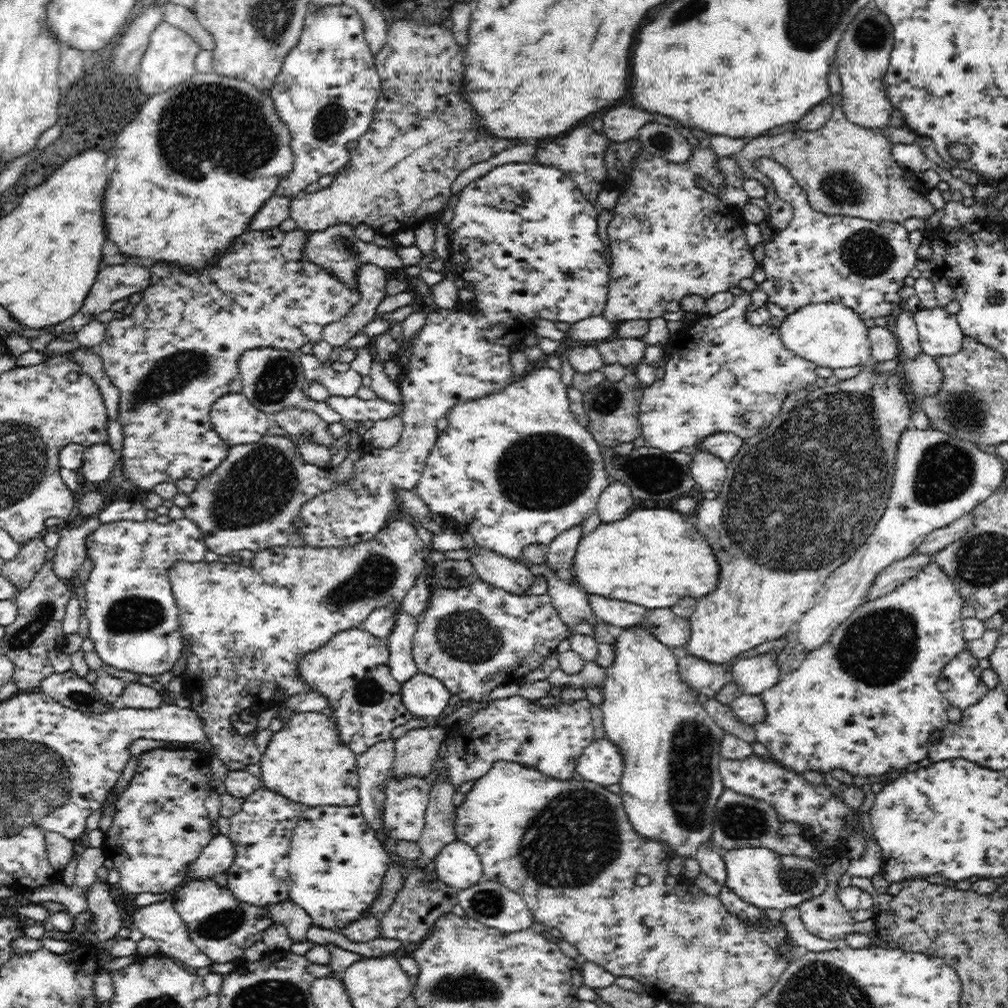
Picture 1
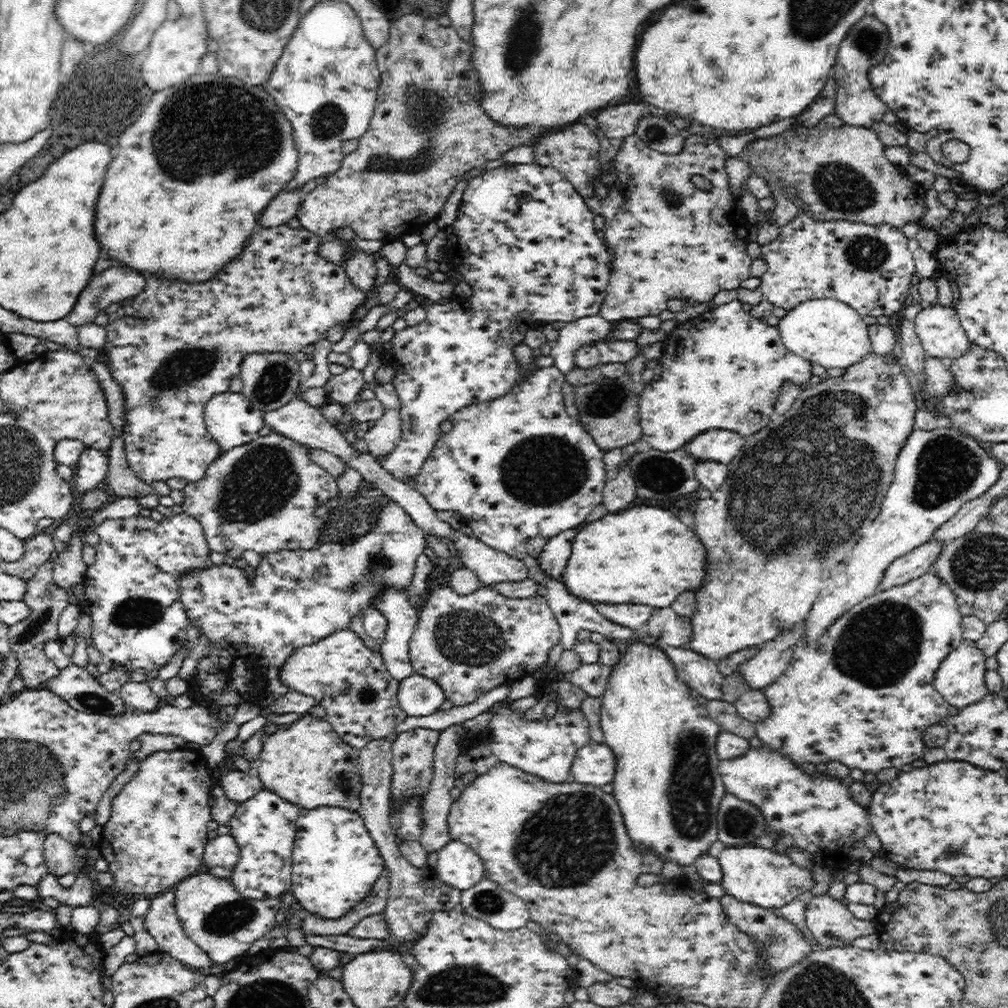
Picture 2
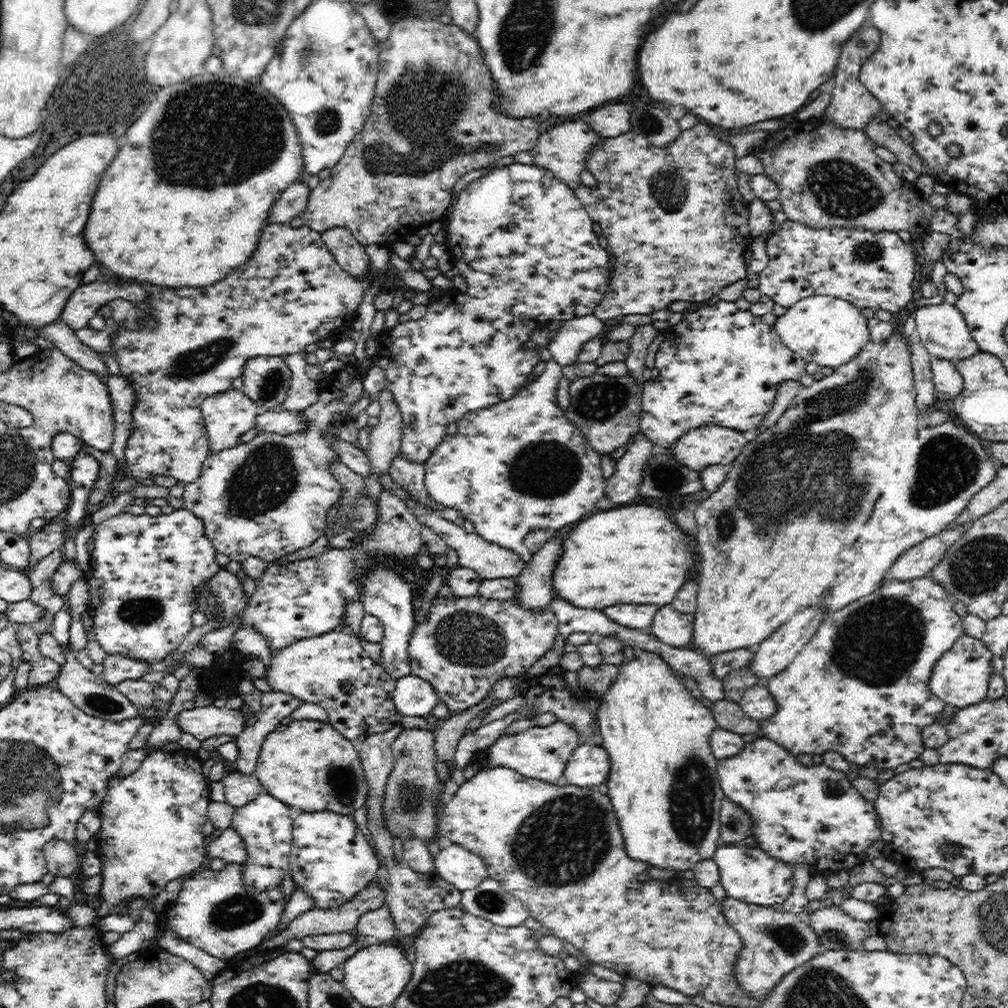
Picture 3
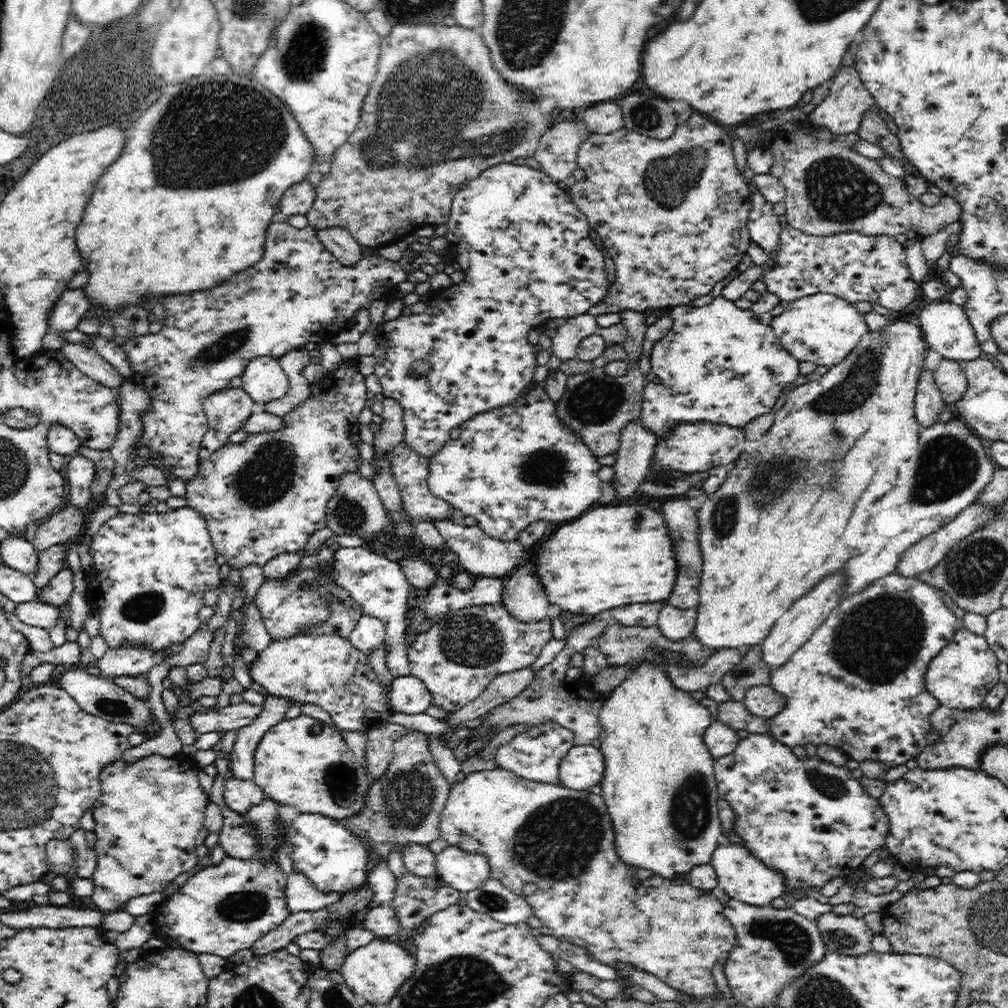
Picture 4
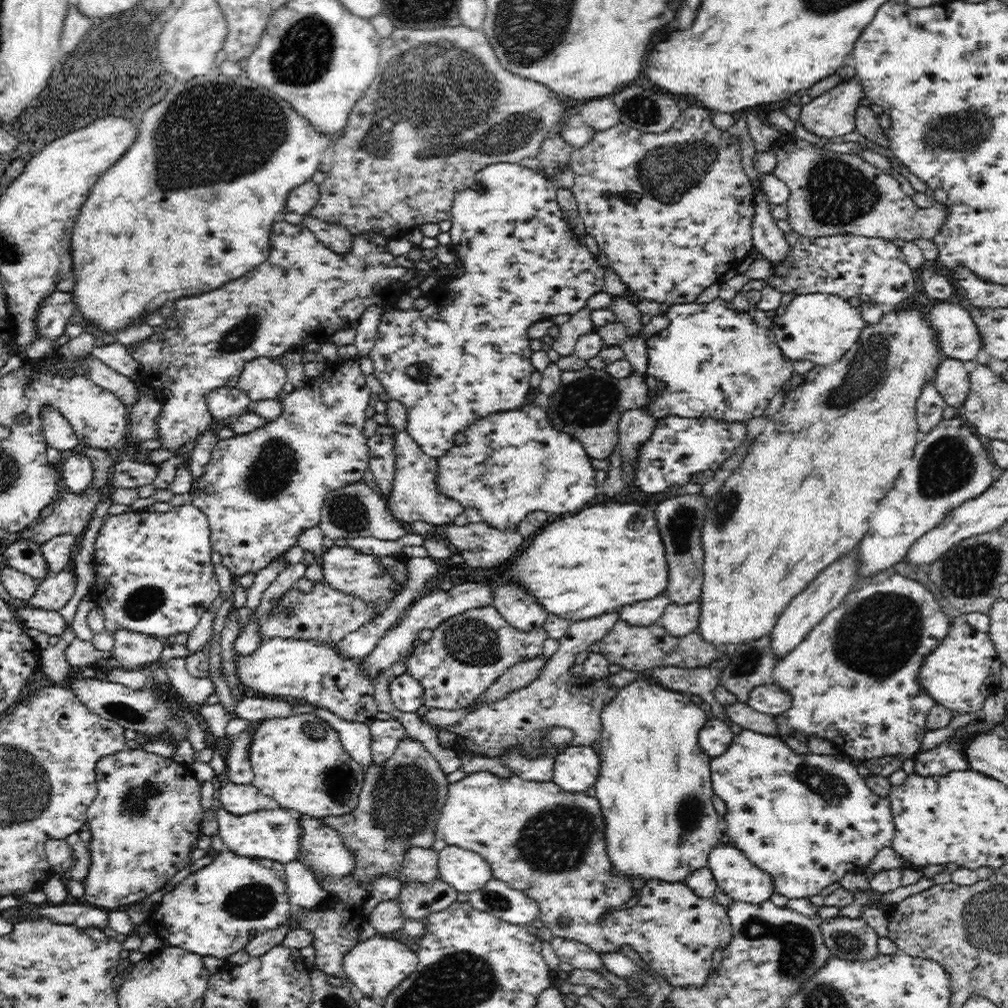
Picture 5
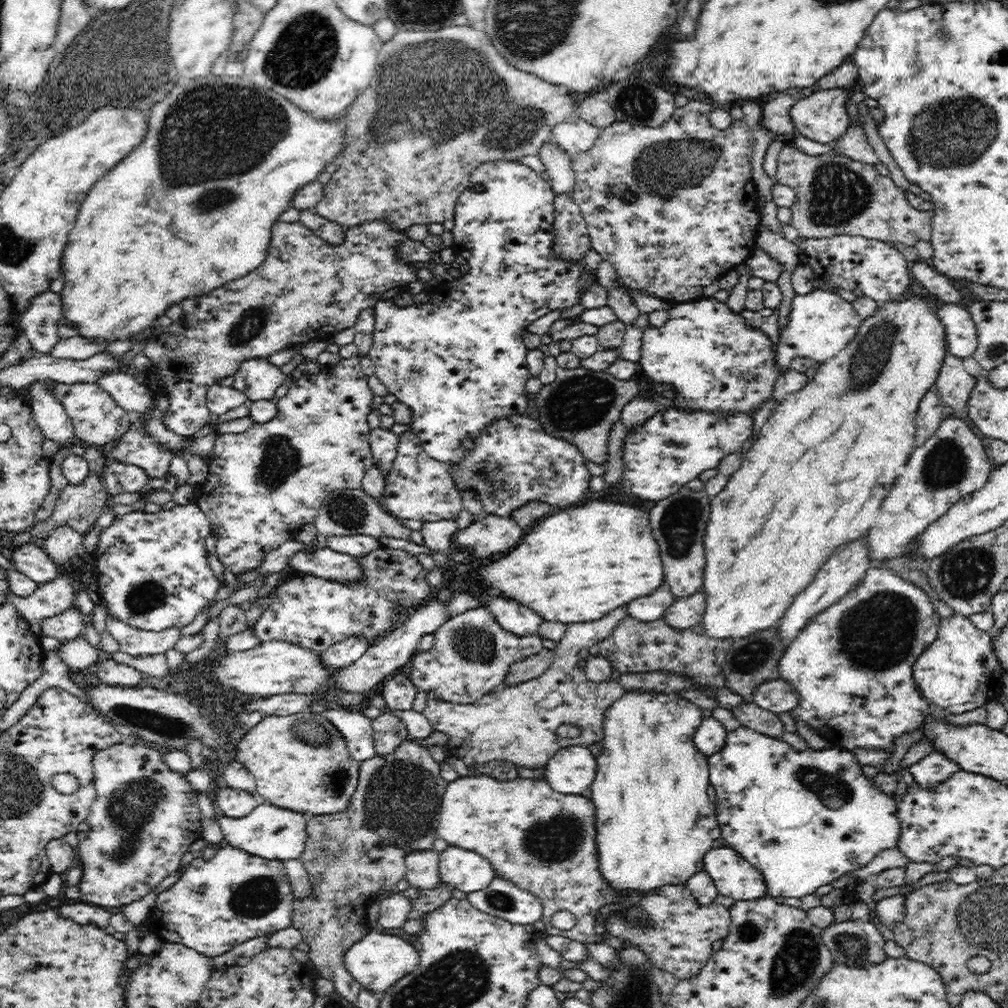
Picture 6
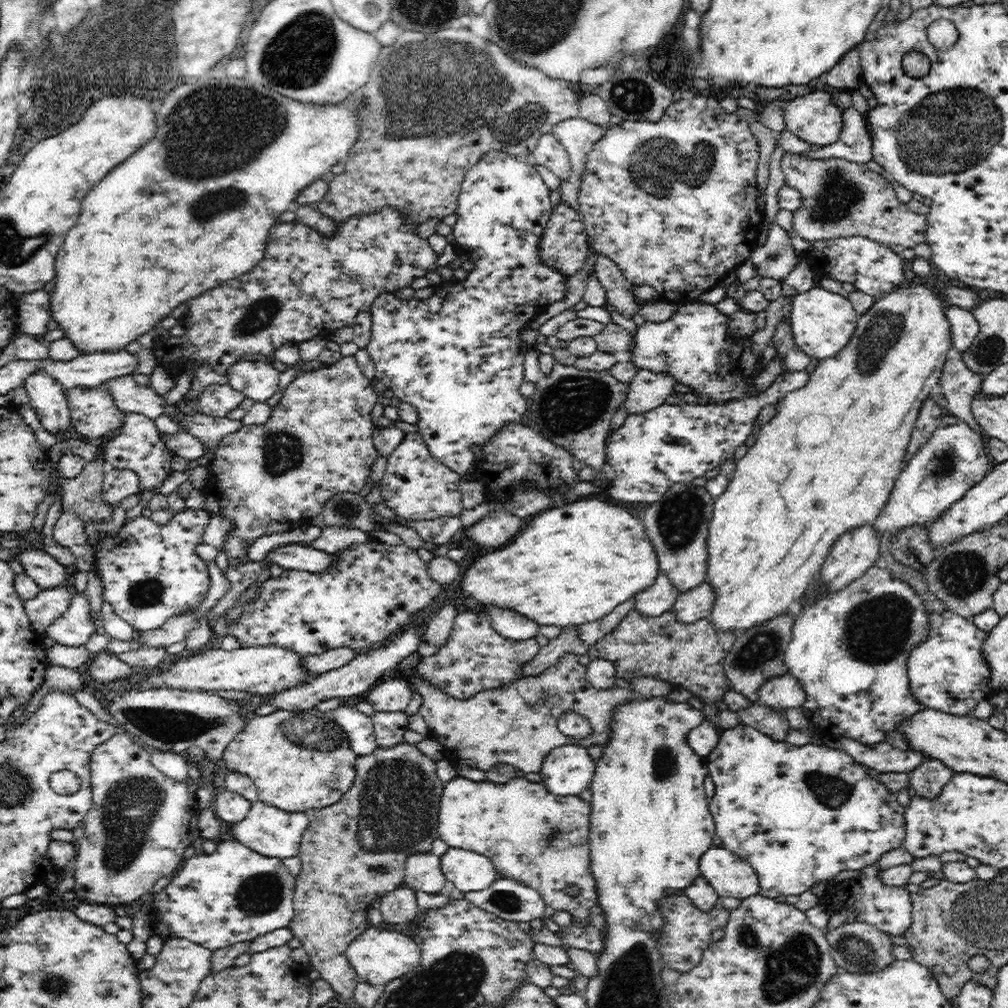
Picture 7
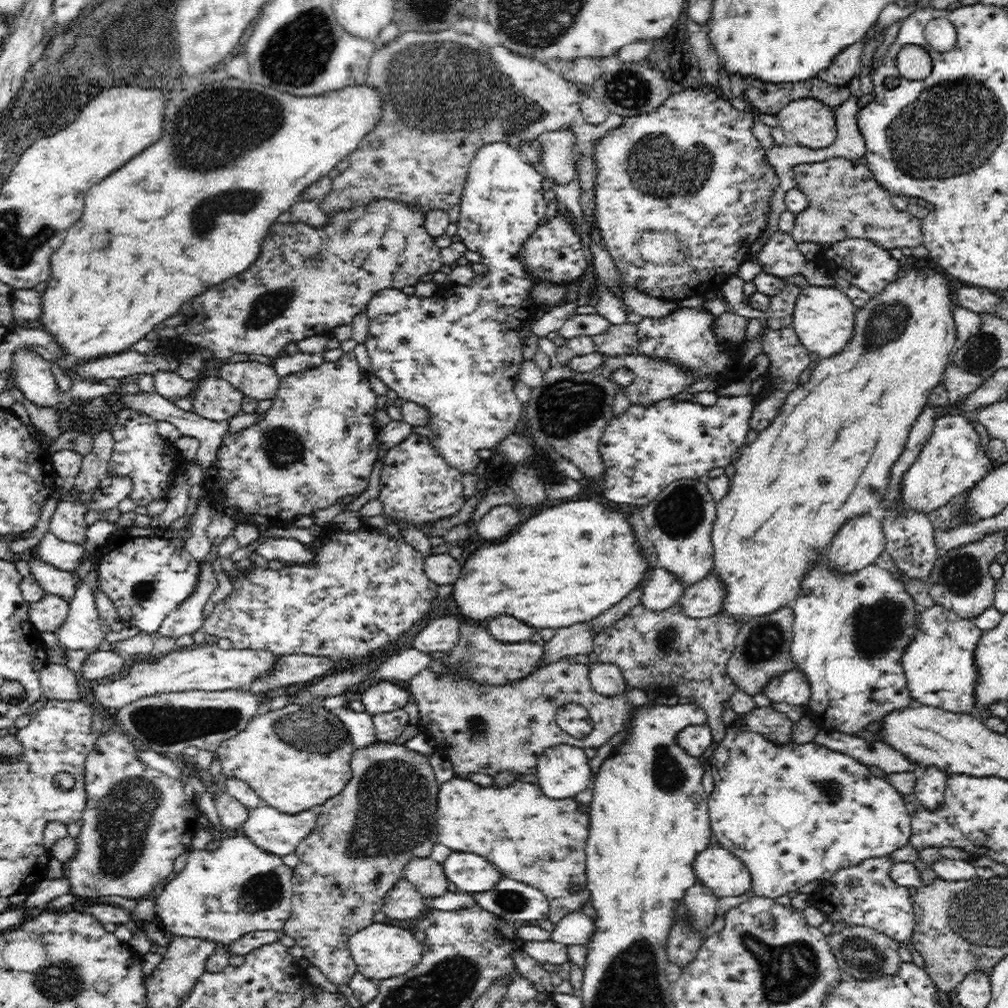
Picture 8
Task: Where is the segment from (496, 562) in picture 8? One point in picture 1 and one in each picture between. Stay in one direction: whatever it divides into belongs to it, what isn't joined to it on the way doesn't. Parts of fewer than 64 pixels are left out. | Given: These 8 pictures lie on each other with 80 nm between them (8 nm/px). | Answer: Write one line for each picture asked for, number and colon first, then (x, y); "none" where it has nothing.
1: (654, 557)
2: (615, 560)
3: (610, 557)
4: (608, 557)
5: (582, 565)
6: (578, 564)
7: (573, 564)

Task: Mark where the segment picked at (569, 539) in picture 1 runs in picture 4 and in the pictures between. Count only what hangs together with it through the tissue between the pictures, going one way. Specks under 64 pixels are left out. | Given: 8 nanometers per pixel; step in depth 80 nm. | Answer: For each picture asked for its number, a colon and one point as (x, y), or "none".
2: (554, 555)
3: (535, 591)
4: (522, 595)

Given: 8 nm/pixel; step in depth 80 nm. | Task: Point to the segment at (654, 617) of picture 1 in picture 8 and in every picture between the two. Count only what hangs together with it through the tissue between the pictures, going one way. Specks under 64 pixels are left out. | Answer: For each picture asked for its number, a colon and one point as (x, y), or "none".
2: (674, 630)
3: (674, 628)
4: (677, 623)
5: (679, 619)
6: (686, 611)
7: (697, 603)
8: (705, 598)

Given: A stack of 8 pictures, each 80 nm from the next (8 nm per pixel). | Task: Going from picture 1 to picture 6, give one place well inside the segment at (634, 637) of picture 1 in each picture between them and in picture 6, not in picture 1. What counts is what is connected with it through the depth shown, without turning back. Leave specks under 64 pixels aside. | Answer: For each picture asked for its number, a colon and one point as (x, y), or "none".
2: (666, 782)
3: (663, 783)
4: (658, 786)
5: (654, 788)
6: (654, 818)

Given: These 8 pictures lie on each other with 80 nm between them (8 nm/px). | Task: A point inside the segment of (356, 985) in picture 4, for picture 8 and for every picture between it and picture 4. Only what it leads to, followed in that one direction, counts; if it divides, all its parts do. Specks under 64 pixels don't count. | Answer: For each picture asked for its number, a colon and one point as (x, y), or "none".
5: (375, 967)
6: (377, 960)
7: (378, 956)
8: (380, 951)

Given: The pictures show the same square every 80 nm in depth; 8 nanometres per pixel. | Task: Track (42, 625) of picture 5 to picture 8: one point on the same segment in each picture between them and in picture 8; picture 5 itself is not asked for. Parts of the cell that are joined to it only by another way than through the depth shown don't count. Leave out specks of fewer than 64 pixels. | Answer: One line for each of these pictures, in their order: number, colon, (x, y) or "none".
6: (69, 624)
7: (74, 627)
8: (82, 630)

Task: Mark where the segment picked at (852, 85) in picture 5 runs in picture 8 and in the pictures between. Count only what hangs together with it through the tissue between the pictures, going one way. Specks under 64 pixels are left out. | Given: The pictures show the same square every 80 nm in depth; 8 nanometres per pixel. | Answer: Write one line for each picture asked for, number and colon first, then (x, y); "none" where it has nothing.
6: (823, 116)
7: (816, 118)
8: (813, 124)

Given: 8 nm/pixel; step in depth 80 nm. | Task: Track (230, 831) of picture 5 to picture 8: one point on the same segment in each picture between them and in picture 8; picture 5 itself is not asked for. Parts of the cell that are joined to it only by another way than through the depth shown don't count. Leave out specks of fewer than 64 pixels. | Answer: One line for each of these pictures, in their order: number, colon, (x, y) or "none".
6: (274, 833)
7: (268, 830)
8: (274, 831)

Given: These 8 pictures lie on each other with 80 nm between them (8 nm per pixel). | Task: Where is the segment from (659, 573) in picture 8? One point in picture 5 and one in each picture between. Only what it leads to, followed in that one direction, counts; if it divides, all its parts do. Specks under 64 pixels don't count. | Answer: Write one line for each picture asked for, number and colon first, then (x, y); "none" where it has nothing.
5: (644, 612)
6: (653, 607)
7: (662, 594)

